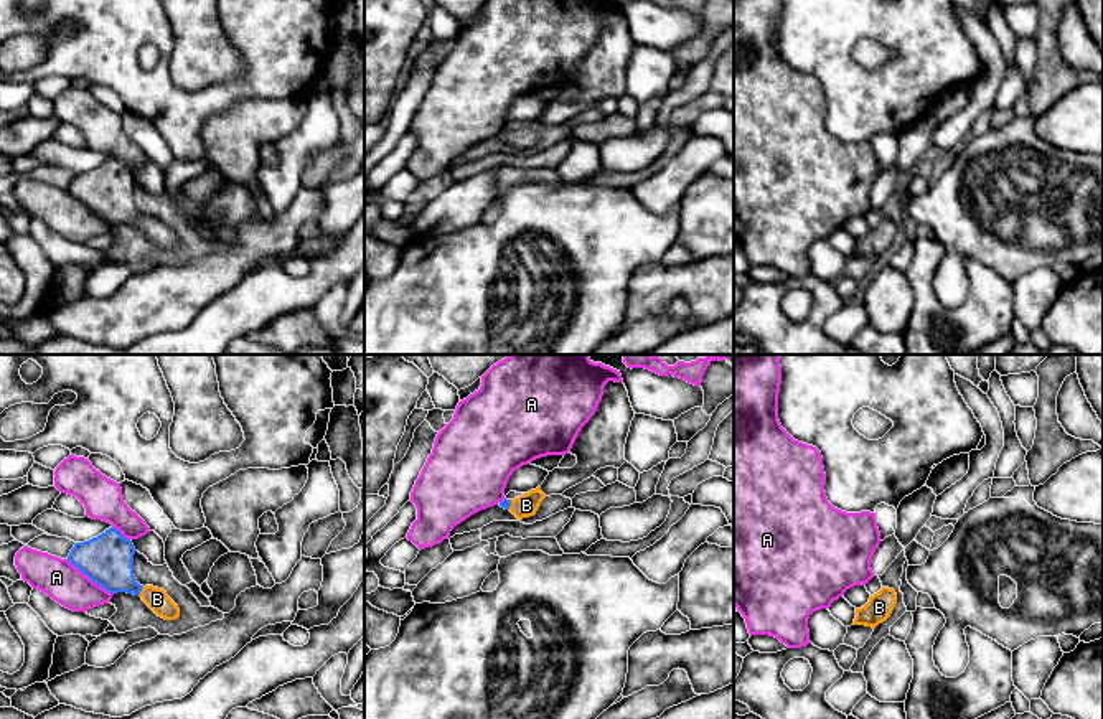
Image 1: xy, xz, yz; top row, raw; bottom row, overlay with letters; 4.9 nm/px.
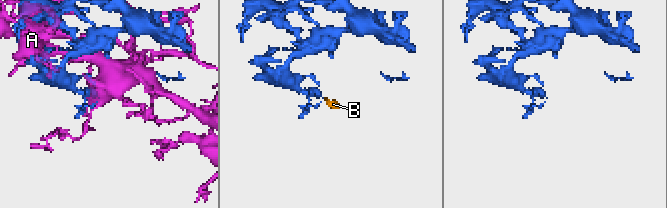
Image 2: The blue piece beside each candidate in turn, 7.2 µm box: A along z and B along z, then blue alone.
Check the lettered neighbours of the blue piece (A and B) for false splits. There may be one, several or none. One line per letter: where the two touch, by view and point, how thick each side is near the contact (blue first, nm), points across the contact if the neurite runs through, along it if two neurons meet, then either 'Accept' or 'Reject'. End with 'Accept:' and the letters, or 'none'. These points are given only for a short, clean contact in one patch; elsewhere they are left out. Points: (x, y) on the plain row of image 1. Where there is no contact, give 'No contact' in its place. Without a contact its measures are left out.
A: Touches blue at xy (89, 208). Thickness 260 nm (blue) against 190 nm. Reject
B: Touches blue at xy (140, 221). Thickness 260 nm (blue) against 110 nm. Path across: xy (107, 190), (140, 221), (157, 230). Accept
Accept: B

